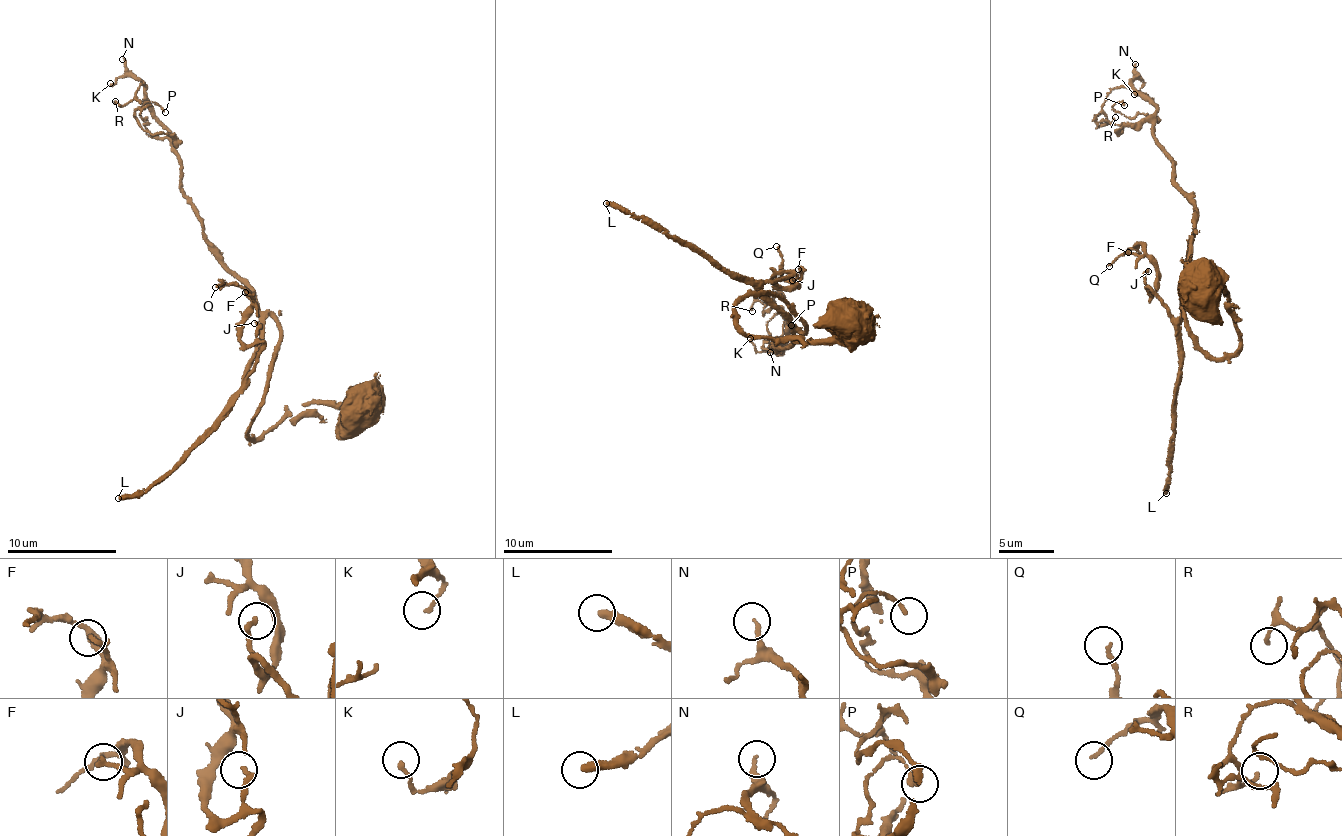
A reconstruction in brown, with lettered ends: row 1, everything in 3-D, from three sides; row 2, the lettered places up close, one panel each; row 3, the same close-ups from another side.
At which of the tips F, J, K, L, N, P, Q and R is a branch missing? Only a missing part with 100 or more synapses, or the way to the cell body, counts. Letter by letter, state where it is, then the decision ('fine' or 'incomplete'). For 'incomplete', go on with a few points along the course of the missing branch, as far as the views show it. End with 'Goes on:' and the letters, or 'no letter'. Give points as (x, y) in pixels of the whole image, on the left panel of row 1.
F: place (245, 292); fine
J: place (254, 323); fine
K: place (110, 83); fine
L: place (118, 498); incomplete
N: place (122, 59); fine
P: place (165, 112); fine
Q: place (215, 287); fine
R: place (115, 101); fine
Goes on: L

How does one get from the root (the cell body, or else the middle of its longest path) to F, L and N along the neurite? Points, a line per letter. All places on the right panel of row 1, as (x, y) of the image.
F: (1198, 287), (1227, 296), (1232, 354), (1185, 320), (1191, 241), (1177, 316), (1128, 252)
L: (1198, 287), (1205, 298), (1227, 296), (1240, 339), (1214, 359), (1189, 328), (1191, 241), (1166, 493)
N: (1198, 287), (1227, 296), (1232, 354), (1214, 359), (1185, 320), (1199, 212), (1135, 64)

